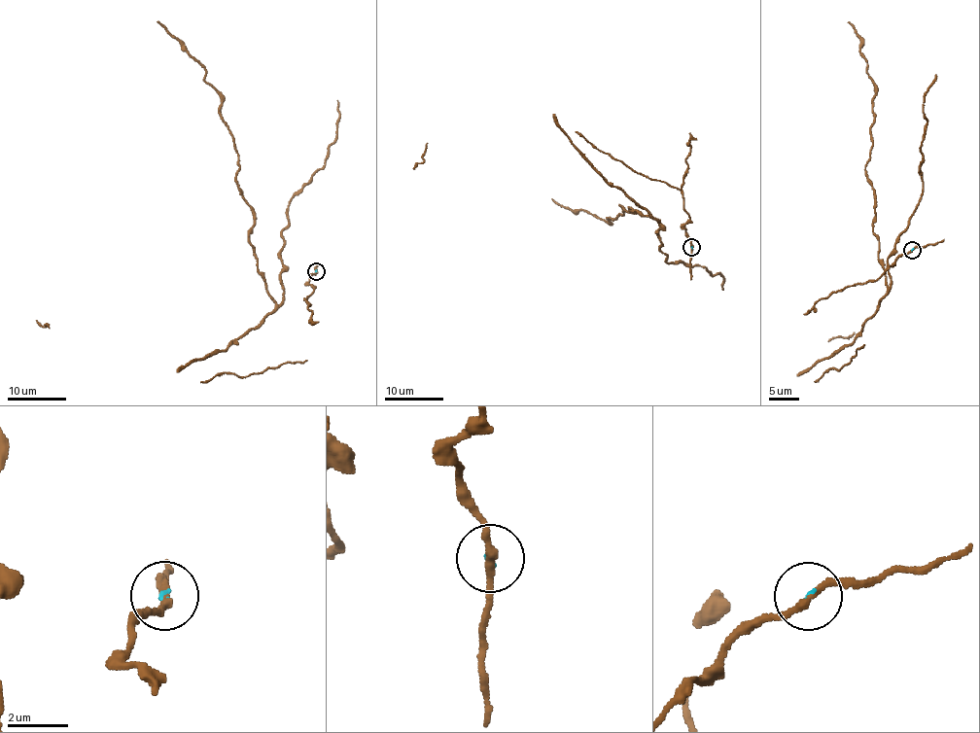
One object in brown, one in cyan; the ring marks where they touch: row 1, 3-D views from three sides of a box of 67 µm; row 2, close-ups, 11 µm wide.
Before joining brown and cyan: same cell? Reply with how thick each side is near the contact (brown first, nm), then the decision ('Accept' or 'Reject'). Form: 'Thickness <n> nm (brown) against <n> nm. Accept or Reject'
Thickness 240 nm (brown) against 70 nm. Reject

